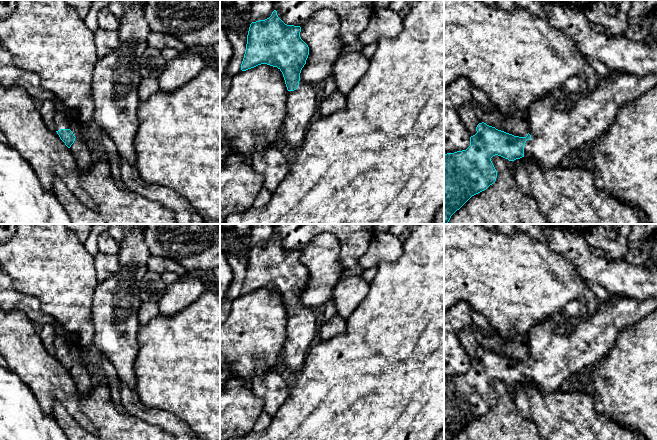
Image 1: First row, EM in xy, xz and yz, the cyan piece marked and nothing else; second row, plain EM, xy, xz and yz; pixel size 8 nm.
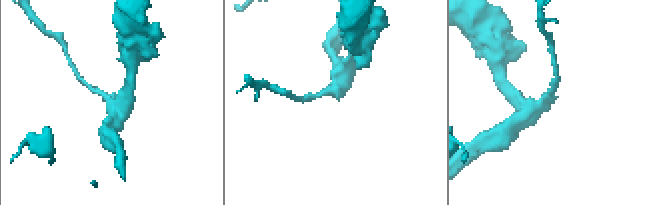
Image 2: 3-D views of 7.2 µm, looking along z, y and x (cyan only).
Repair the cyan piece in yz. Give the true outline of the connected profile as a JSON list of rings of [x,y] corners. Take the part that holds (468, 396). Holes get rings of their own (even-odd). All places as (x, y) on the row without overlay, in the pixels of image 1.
[[[628,296],[608,297],[599,301],[596,311],[589,314],[585,303],[575,299],[565,306],[562,316],[548,318],[529,330],[525,338],[529,350],[526,361],[514,360],[484,346],[479,347],[477,357],[470,361],[470,370],[466,374],[444,378],[444,440],[452,440],[472,420],[496,405],[497,395],[491,385],[493,380],[501,380],[511,387],[524,381],[542,391],[558,390],[568,376],[593,365],[606,355],[622,330],[656,309],[657,298],[639,301]],[[571,318],[577,318],[578,324],[567,333],[559,333],[557,328]]]

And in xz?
[[[274,234],[269,242],[250,248],[241,288],[242,295],[267,288],[282,296],[288,317],[281,360],[296,375],[319,329],[318,314],[300,304],[309,279],[300,256],[300,250],[285,248]]]

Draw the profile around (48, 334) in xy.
[[[52,325],[43,326],[43,330],[40,334],[43,346],[51,355],[57,355],[55,347],[55,338],[57,336],[56,329]]]

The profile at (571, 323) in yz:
[[[571,318],[565,324],[557,327],[557,331],[559,333],[567,333],[571,331],[578,324],[578,322],[579,320],[577,318]]]

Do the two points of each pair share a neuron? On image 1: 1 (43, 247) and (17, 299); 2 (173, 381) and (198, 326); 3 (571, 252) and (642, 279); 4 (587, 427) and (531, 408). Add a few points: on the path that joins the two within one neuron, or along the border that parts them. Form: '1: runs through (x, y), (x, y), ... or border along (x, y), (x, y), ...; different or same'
1: border along (10, 276), (16, 289), (35, 296), (41, 305); different
2: runs through (187, 367), (198, 356), (198, 340); same
3: runs through (589, 265), (592, 268), (601, 269), (624, 278); same
4: runs through (573, 427), (558, 415), (545, 409); same

